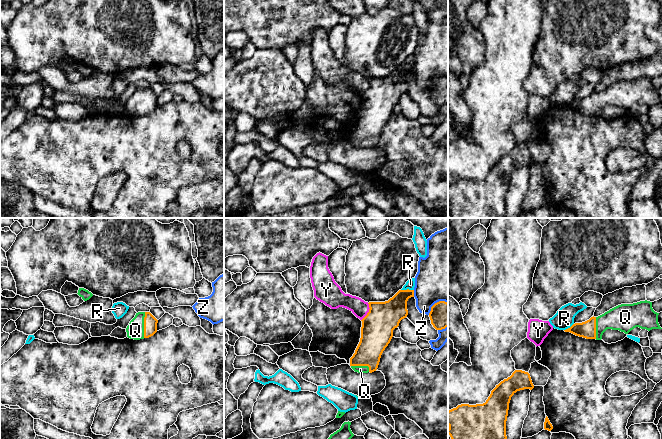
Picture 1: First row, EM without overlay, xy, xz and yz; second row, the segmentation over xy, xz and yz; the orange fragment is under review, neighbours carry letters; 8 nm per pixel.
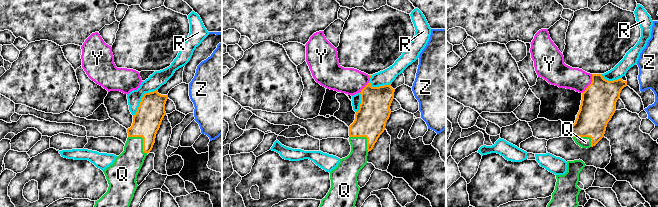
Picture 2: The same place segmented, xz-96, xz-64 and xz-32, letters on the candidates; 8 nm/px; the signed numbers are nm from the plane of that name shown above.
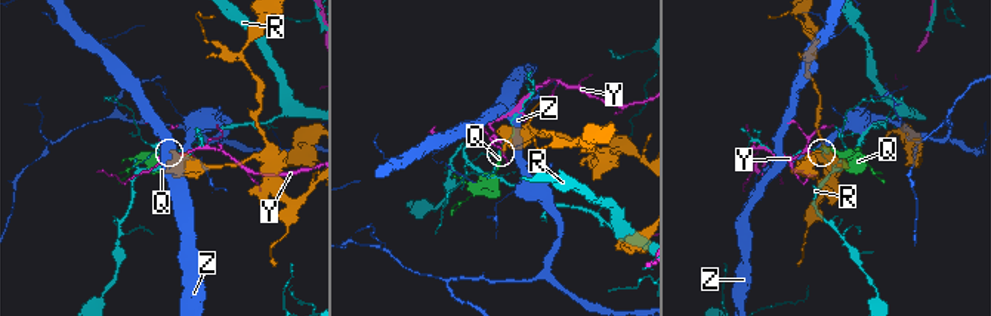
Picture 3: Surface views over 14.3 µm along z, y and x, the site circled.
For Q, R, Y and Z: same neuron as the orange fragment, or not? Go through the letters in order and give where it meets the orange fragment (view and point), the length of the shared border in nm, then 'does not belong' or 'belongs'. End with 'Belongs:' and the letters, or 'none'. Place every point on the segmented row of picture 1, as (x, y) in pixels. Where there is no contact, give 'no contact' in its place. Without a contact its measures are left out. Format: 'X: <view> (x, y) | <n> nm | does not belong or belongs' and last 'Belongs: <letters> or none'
Q: xy (144, 325) | 200 nm | belongs
R: xz (407, 289) | 100 nm | does not belong
Y: xz (368, 312) | 160 nm | does not belong
Z: xz (413, 293) | 60 nm | does not belong
Belongs: Q

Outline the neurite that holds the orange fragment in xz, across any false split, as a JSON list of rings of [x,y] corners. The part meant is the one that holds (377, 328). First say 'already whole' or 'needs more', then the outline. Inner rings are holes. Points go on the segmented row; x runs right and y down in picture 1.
needs more; [[[399,290],[385,302],[369,302],[369,312],[361,320],[361,338],[350,358],[351,368],[358,373],[377,370],[381,355],[393,337],[393,330],[408,315],[407,301],[414,290]]]

